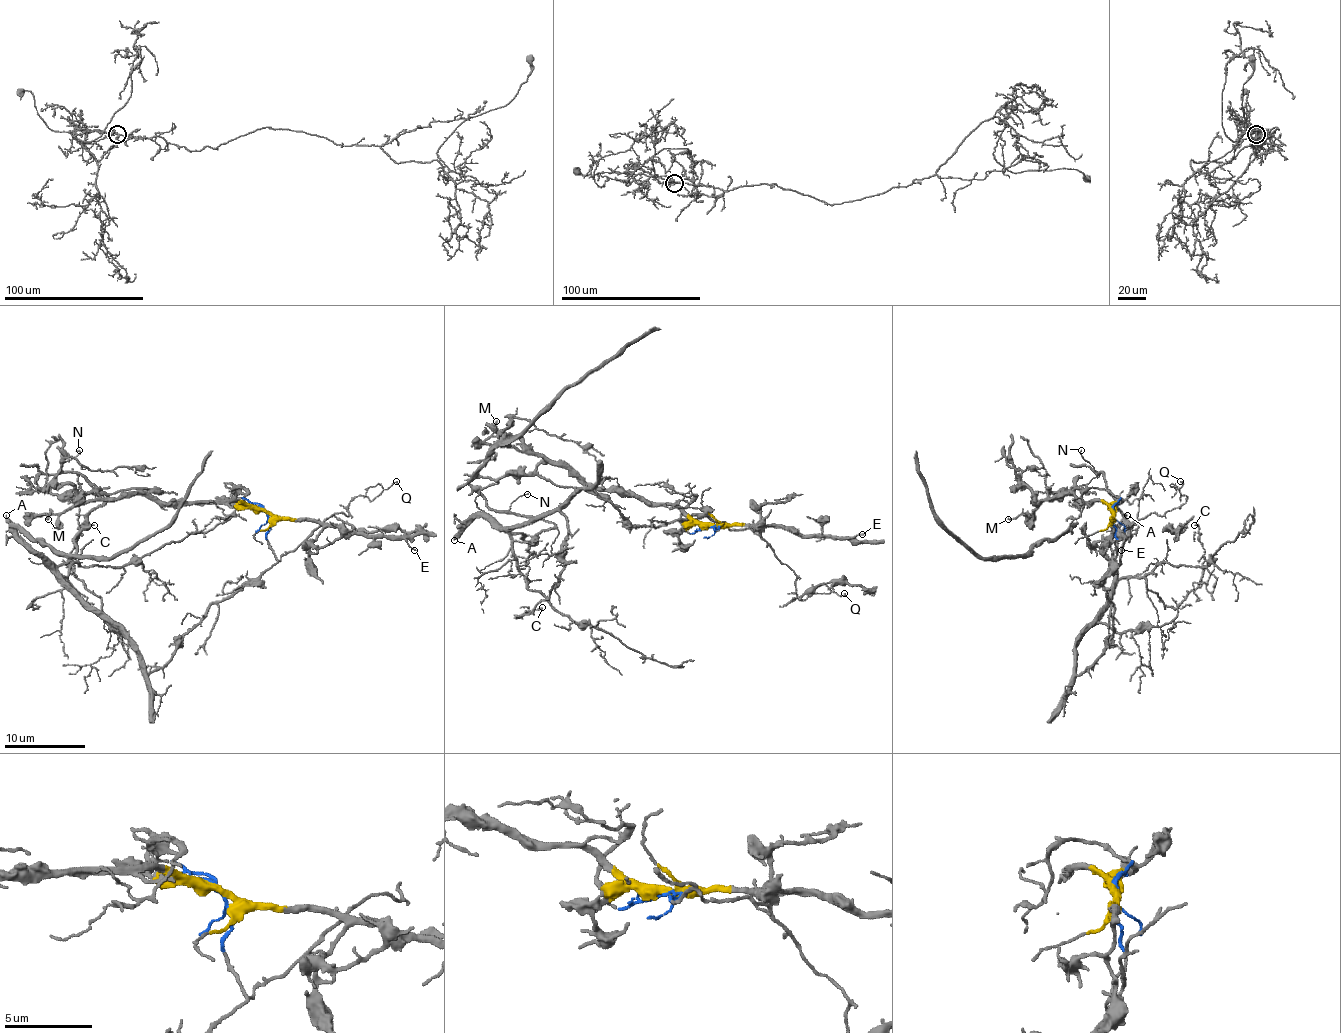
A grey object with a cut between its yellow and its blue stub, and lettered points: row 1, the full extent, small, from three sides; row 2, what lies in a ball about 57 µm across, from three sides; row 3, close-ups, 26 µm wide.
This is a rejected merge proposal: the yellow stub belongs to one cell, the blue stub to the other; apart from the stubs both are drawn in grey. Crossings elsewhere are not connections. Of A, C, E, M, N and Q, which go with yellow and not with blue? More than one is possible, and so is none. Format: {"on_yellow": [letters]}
{"on_yellow": ["E", "M"]}

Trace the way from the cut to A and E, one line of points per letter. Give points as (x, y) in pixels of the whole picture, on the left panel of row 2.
A: (265, 512), (277, 561), (210, 605), (175, 652), (147, 674), (131, 642), (28, 546), (5, 514)
E: (265, 512), (297, 520), (342, 524), (356, 532), (400, 536), (415, 550)

